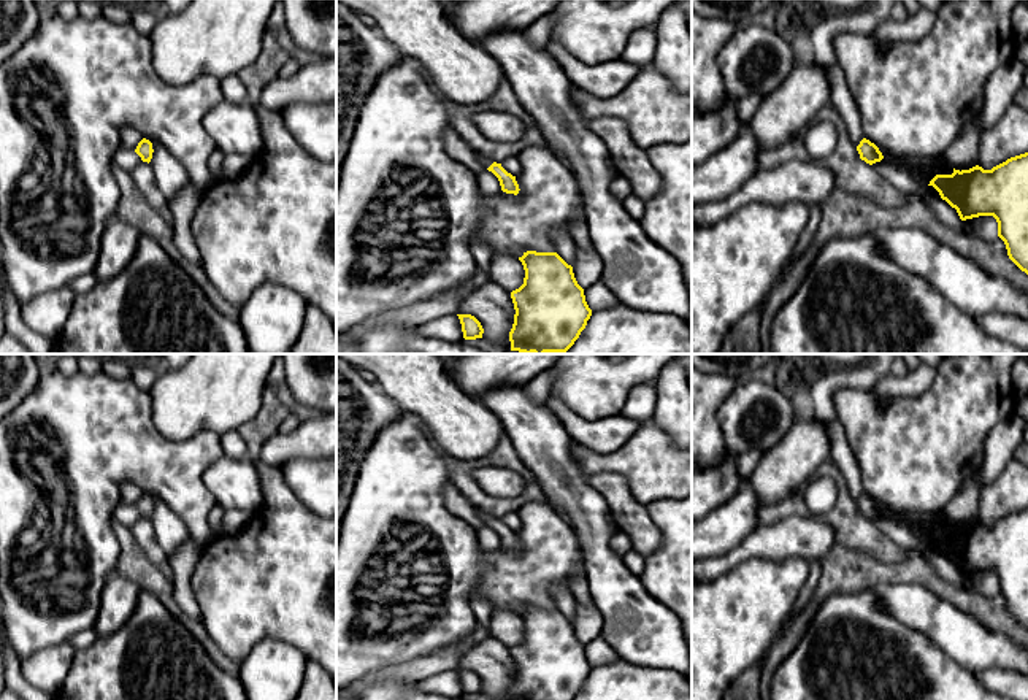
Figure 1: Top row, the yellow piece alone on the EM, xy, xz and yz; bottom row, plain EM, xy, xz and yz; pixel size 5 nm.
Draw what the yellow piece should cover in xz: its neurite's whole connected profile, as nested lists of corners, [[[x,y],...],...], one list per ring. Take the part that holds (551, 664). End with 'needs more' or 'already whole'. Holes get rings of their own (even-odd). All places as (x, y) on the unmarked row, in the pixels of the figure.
[[[527,606],[519,616],[524,621],[524,640],[511,648],[514,679],[509,687],[511,700],[574,700],[592,671],[577,640],[573,622],[557,608]]]; already whole

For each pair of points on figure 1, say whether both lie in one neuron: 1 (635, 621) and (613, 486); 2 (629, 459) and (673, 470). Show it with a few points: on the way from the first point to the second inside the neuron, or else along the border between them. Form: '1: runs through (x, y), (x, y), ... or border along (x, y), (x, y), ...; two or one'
1: border along (602, 497), (619, 530); two
2: runs through (640, 461), (649, 461), (662, 470); one

